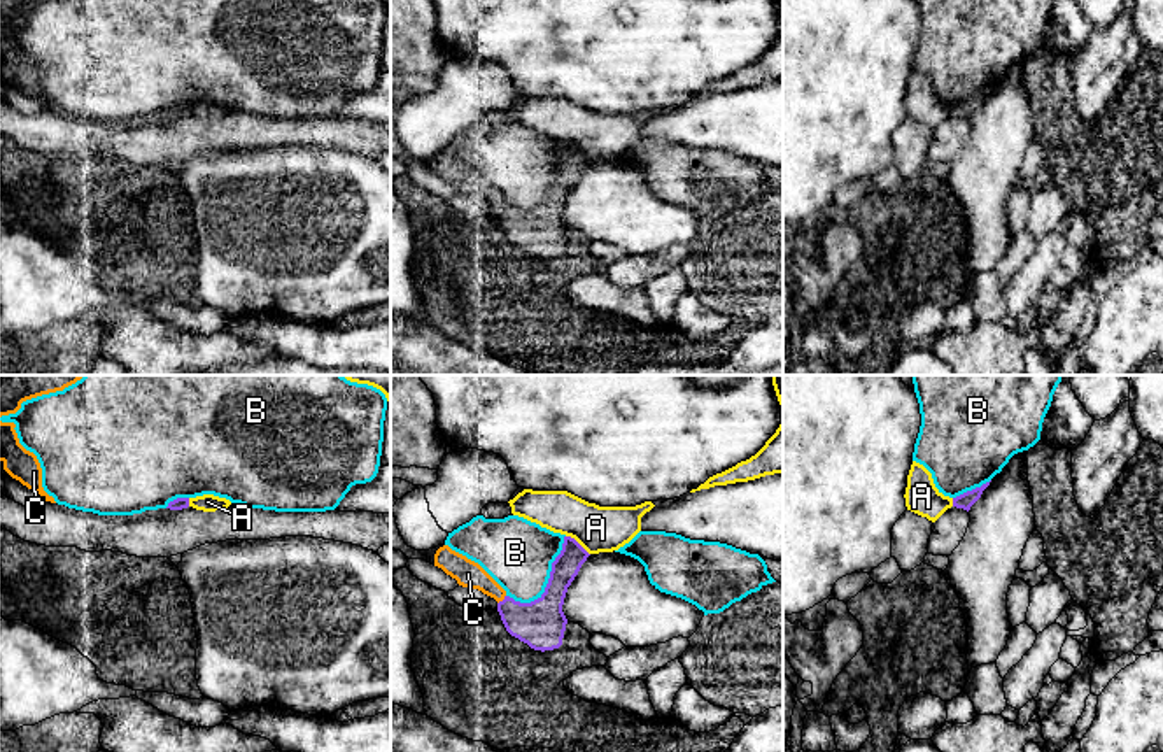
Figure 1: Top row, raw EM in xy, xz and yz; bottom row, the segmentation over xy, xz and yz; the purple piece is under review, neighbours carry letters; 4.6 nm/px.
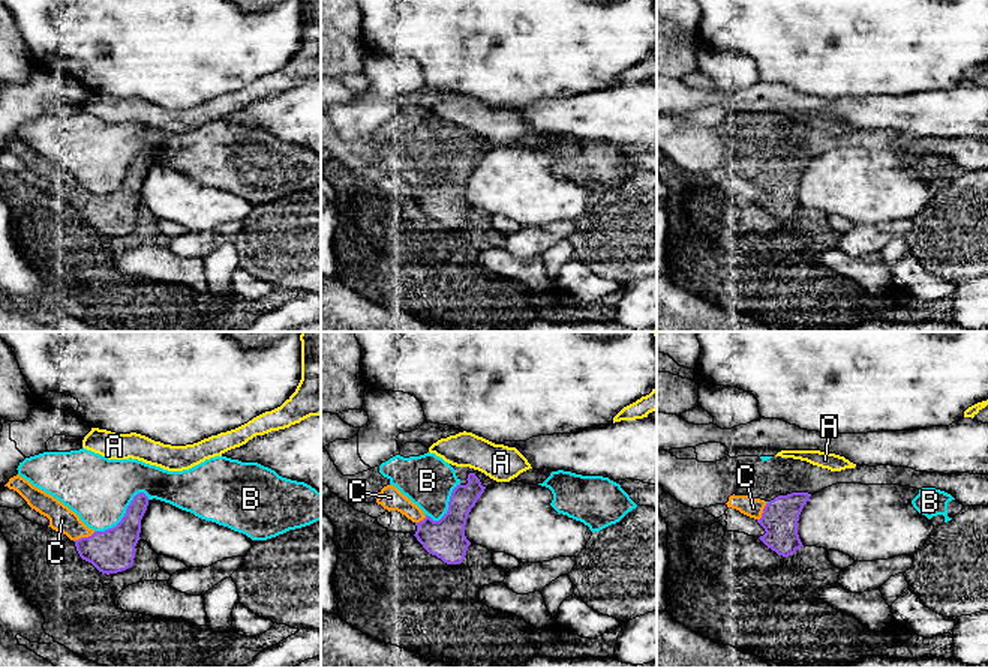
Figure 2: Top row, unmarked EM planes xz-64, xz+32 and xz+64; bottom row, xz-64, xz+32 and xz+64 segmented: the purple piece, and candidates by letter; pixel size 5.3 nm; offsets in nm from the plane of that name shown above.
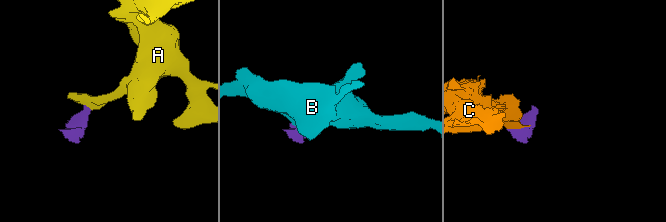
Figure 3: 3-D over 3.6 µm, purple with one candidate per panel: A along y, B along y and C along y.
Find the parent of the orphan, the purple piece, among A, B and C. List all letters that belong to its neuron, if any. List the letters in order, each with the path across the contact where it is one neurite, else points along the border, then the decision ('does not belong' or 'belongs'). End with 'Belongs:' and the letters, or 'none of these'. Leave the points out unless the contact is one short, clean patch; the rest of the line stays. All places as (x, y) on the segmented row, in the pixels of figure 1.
A: along xz (566, 535), (589, 554) | does not belong
B: does not belong
C: belongs
Belongs: C

